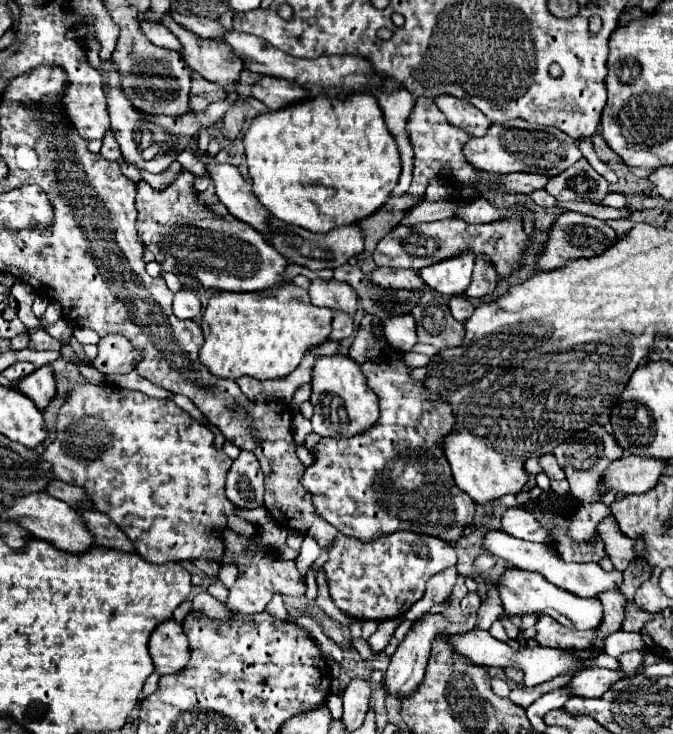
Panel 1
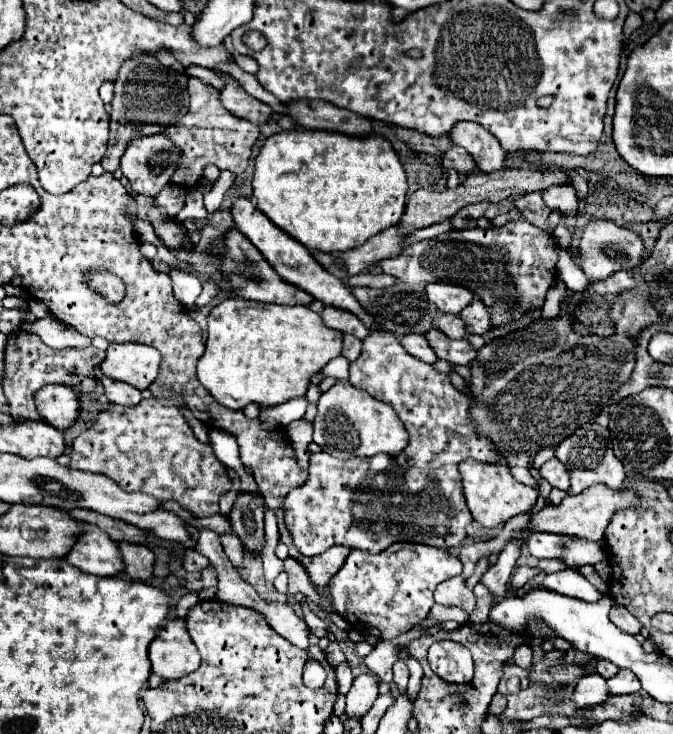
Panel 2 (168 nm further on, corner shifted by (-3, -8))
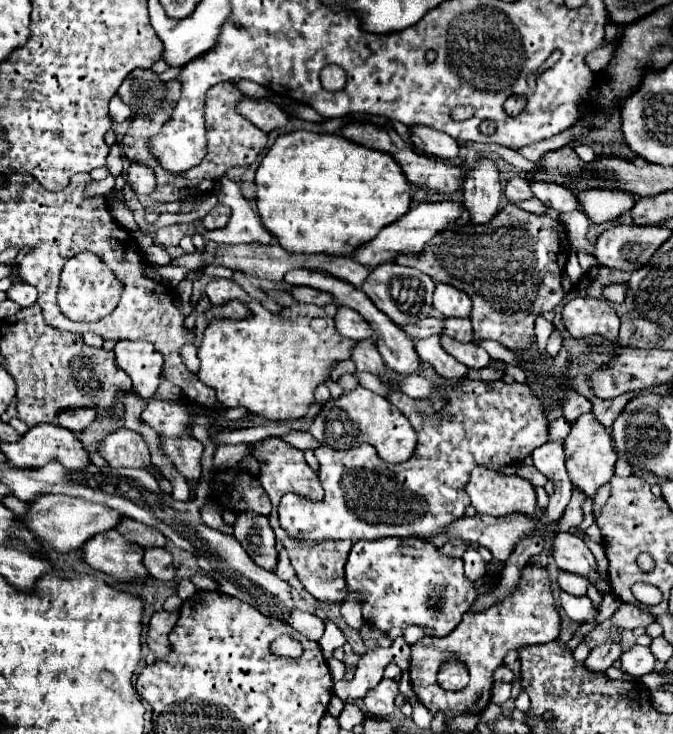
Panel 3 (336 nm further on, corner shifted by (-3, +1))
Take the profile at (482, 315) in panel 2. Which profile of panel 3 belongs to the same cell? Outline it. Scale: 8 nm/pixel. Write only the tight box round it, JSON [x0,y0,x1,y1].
[445,318,473,342]

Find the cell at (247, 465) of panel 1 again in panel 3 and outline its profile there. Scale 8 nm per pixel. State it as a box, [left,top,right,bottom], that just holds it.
[233,512,277,570]

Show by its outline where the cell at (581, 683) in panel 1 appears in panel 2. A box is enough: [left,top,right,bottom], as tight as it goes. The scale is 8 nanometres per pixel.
[609,669,641,695]

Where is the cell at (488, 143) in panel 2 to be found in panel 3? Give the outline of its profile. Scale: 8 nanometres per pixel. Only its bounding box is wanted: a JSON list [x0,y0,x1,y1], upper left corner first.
[463,160,501,224]

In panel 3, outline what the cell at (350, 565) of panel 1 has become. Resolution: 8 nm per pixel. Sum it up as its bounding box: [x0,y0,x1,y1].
[345,538,479,636]

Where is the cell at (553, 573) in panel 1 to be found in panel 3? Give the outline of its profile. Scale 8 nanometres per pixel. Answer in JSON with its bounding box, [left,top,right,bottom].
[557,572,589,596]

